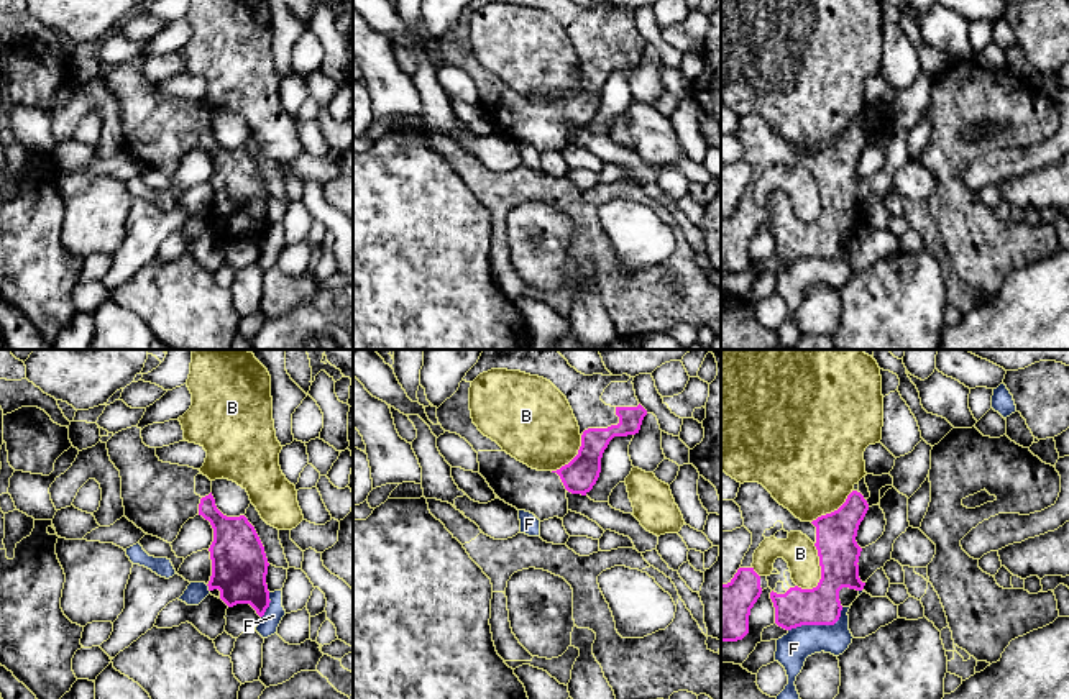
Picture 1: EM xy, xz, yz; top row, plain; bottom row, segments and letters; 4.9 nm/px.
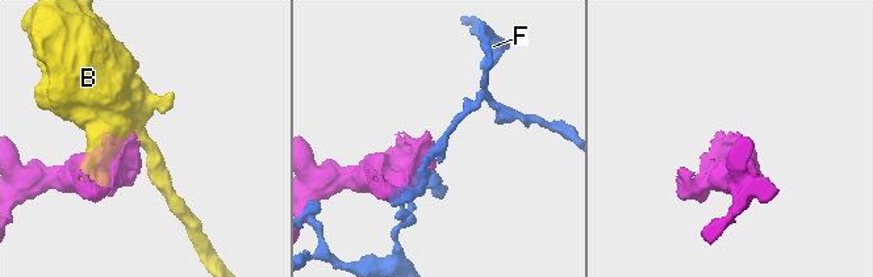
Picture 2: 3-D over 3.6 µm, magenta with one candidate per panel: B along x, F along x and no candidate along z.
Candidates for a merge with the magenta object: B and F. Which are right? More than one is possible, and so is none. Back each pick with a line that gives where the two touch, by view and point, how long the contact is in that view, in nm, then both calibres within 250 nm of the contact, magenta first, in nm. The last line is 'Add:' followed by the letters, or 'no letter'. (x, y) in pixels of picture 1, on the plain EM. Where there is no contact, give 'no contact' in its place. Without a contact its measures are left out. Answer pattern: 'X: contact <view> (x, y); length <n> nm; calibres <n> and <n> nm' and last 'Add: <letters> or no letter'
Add: no letter

